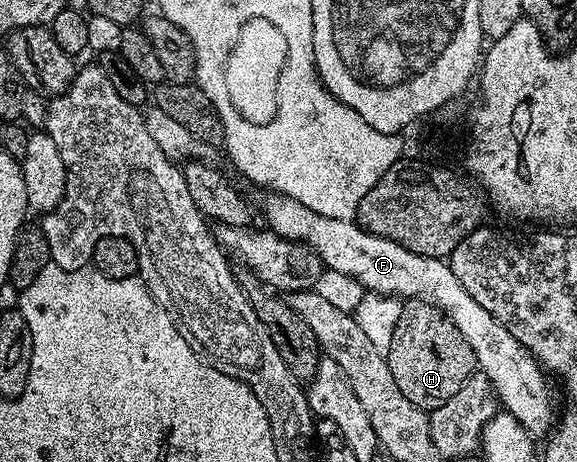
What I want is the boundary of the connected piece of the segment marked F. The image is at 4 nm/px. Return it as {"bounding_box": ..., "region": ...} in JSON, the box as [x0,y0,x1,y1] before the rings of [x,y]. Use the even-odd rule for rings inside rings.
{"bounding_box":[266,193,557,437],"region":[[[271,193],[266,197],[268,198],[266,226],[270,230],[286,239],[309,245],[317,253],[317,257],[323,262],[326,270],[345,273],[349,277],[353,277],[368,292],[377,295],[393,295],[404,301],[422,297],[428,303],[440,307],[444,315],[448,315],[453,321],[453,325],[457,325],[457,329],[461,329],[461,337],[465,337],[465,341],[469,341],[475,354],[478,370],[487,374],[486,382],[494,388],[498,402],[502,406],[503,403],[507,406],[504,407],[506,412],[513,416],[532,436],[540,437],[539,435],[543,434],[546,436],[554,428],[557,422],[557,407],[555,411],[555,399],[551,396],[550,389],[547,388],[548,372],[532,355],[529,348],[523,345],[517,337],[513,337],[513,333],[509,333],[509,329],[505,325],[501,325],[501,321],[497,321],[497,317],[493,317],[493,313],[489,313],[489,309],[481,309],[481,305],[477,305],[477,301],[469,295],[465,285],[461,285],[461,281],[457,281],[450,262],[421,257],[409,249],[397,245],[397,241],[389,241],[385,237],[377,237],[373,233],[363,230],[358,222],[351,220],[350,223],[347,219],[334,219],[331,215],[322,215],[321,212],[306,207],[303,204],[306,202],[302,198],[282,193]]]}

